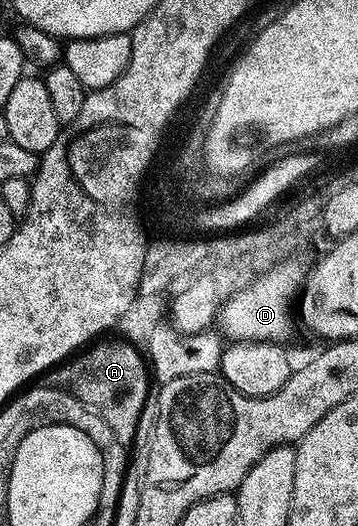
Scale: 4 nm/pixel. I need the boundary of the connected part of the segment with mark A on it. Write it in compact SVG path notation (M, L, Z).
M100 342L93 343L80 355L59 365L56 370L57 383L63 389L72 391L74 395L104 417L108 426L115 432L120 443L129 447L136 436L142 412L148 400L150 370L140 350L134 356L126 352L98 352Z

